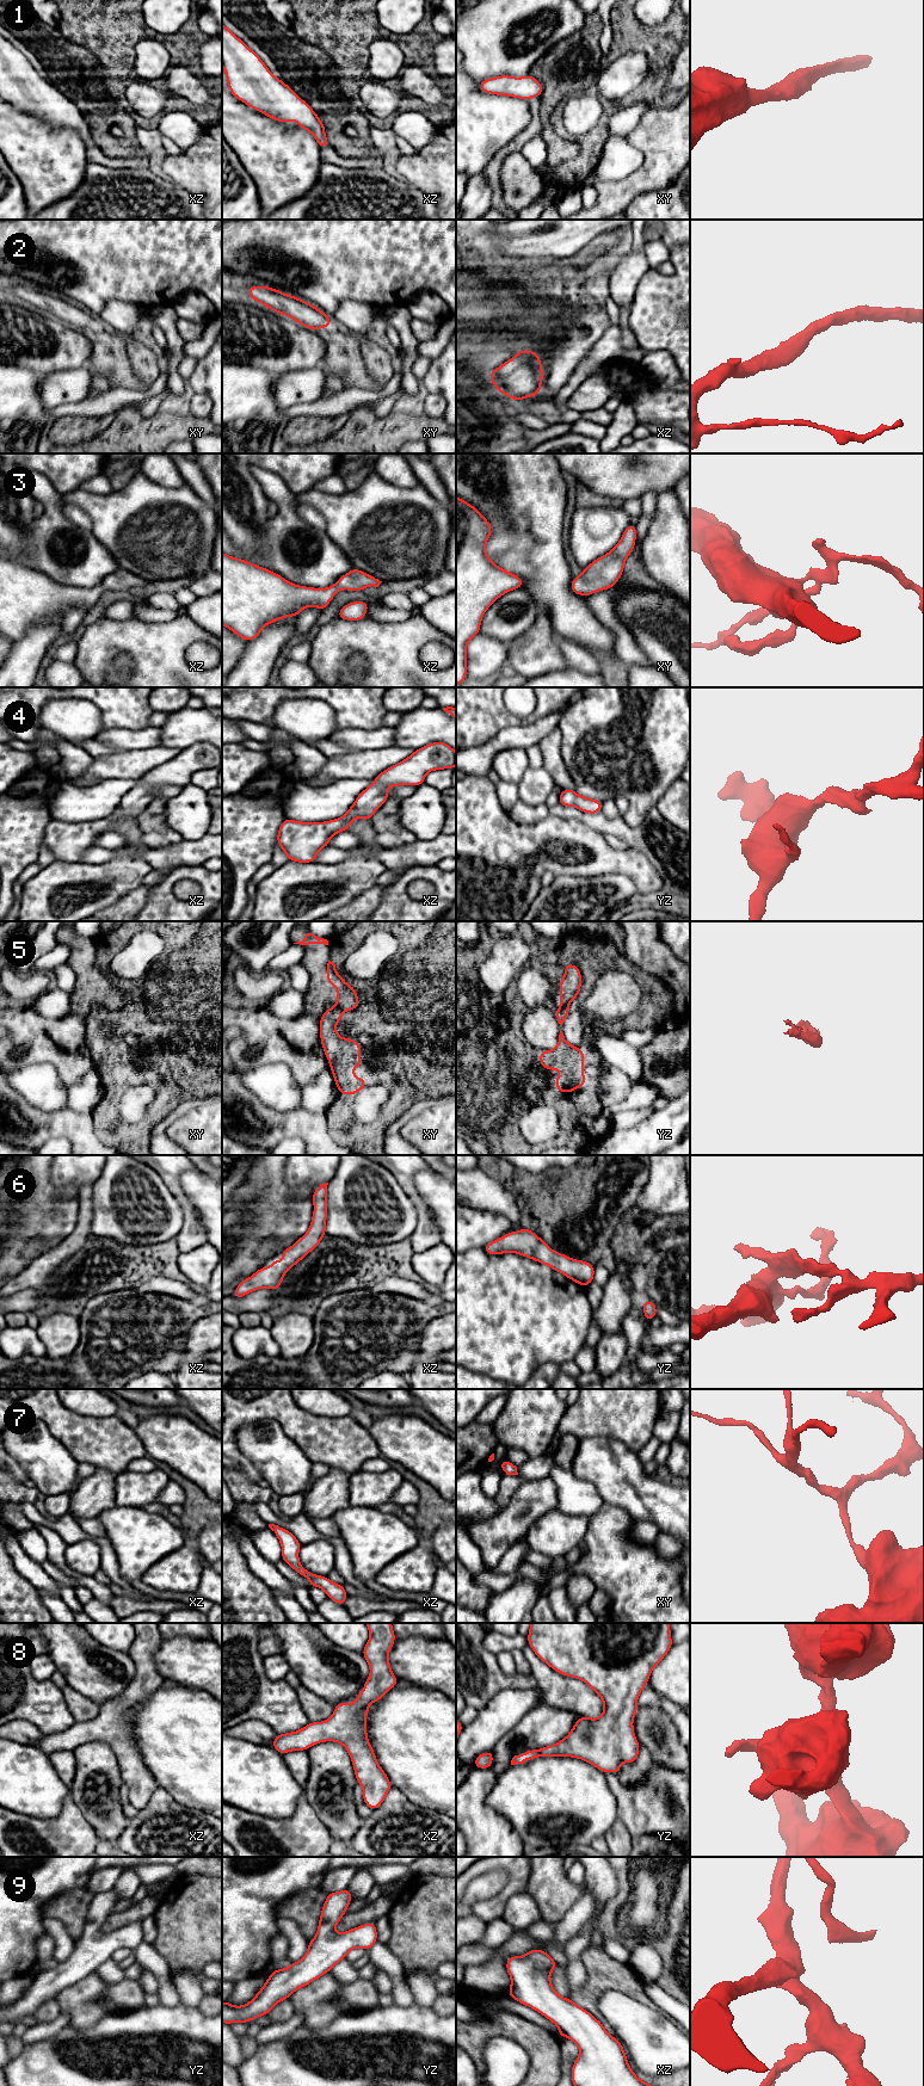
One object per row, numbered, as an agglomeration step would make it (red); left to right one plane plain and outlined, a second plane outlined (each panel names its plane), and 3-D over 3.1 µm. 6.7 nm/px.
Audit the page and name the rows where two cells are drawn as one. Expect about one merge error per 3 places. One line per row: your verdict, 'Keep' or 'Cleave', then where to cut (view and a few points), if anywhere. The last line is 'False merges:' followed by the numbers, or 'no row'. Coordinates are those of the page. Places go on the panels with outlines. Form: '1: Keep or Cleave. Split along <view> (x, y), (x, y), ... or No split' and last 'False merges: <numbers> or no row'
1: Keep. No split
2: Keep. No split
3: Keep. No split
4: Keep. No split
5: Cleave. Split along xy (336, 1006), (343, 1010)
6: Keep. No split
7: Keep. No split
8: Keep. No split
9: Keep. No split
False merges: 5

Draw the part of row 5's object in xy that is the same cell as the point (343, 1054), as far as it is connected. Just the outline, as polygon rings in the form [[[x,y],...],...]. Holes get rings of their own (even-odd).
[[[337,1006],[327,1008],[320,1018],[320,1039],[326,1059],[329,1062],[334,1082],[343,1096],[357,1094],[366,1086],[364,1078],[356,1078],[352,1073],[362,1064],[359,1055],[362,1047],[355,1039],[343,1038],[335,1031],[341,1020],[343,1010]]]

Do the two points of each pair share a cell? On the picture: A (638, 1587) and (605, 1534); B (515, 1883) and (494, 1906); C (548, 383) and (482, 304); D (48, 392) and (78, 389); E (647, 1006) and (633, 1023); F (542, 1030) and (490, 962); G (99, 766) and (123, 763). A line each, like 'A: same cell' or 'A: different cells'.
A: same cell
B: same cell
C: same cell
D: same cell
E: same cell
F: different cells
G: same cell

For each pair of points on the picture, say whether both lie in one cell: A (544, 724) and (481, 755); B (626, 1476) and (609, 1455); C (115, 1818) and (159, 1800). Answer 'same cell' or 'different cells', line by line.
A: same cell
B: same cell
C: different cells

